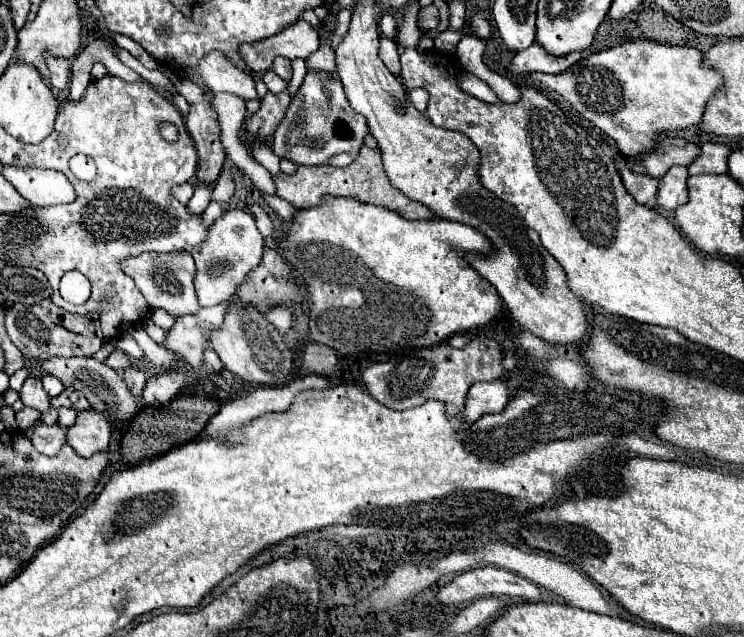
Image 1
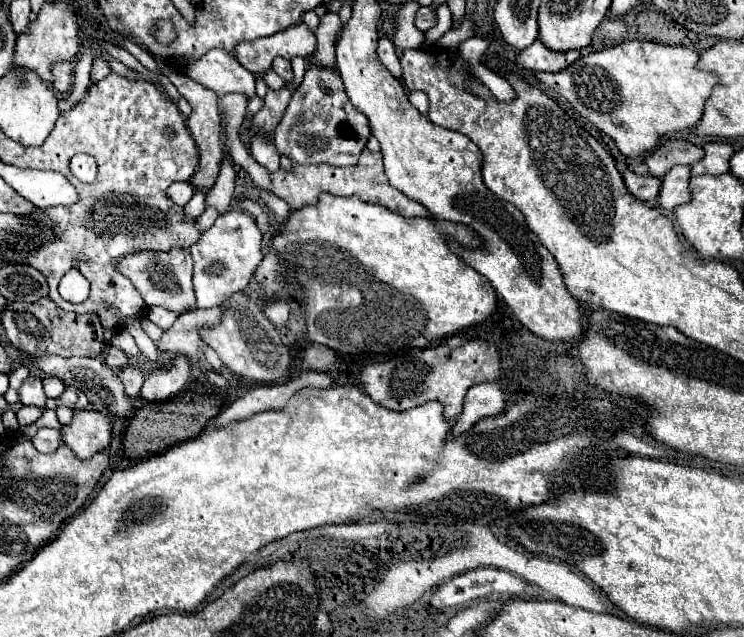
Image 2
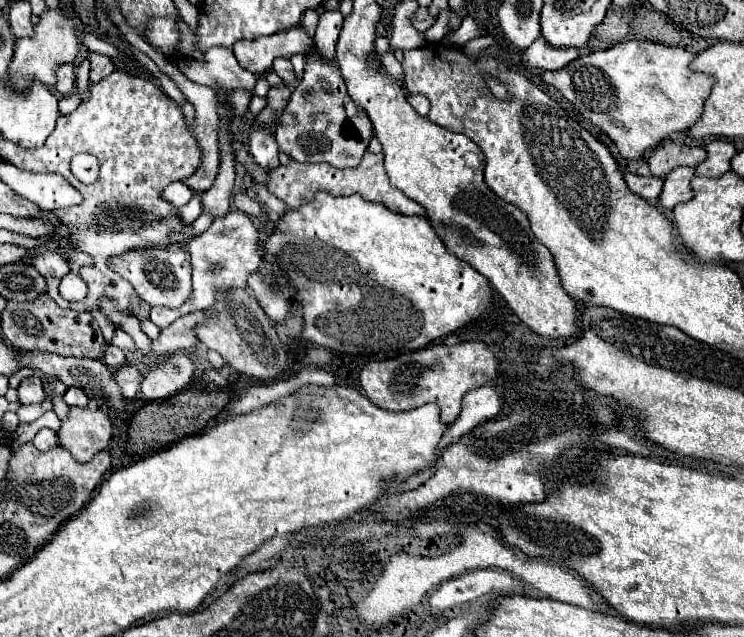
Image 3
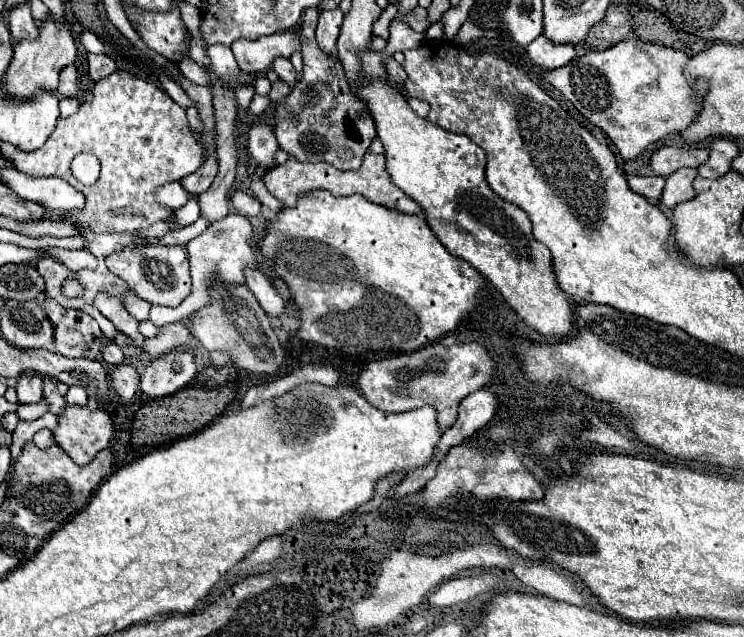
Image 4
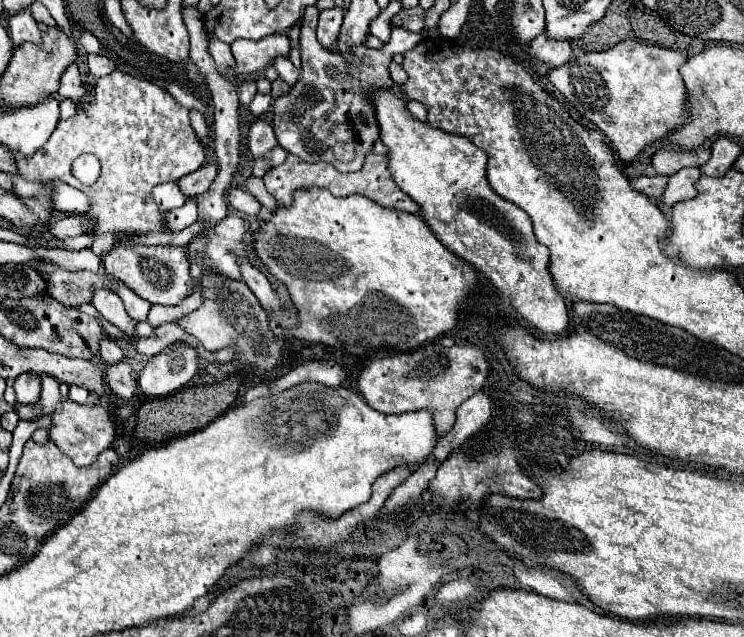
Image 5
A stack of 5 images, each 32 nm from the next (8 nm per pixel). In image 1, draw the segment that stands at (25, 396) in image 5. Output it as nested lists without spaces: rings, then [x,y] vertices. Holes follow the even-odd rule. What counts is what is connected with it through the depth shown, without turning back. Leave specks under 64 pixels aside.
[[[34,376],[26,378],[26,382],[24,382],[22,390],[20,390],[20,400],[24,402],[24,406],[36,408],[40,412],[46,412],[50,408],[50,398],[42,388],[40,378],[34,378]]]

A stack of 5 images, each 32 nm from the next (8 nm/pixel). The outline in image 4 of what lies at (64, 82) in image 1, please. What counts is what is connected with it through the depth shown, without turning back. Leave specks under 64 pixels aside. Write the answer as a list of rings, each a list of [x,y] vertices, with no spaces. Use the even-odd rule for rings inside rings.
[[[68,66],[60,72],[60,86],[58,86],[58,94],[60,96],[78,96],[82,92],[80,86],[80,76],[78,76],[78,68],[76,66]]]

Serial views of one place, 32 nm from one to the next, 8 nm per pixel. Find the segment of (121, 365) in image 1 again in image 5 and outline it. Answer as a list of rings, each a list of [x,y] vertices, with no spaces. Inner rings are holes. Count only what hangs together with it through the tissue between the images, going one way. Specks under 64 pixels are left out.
[[[104,338],[104,340],[100,340],[100,356],[102,356],[102,360],[104,360],[106,364],[116,364],[116,362],[122,360],[124,354],[122,354],[120,346],[118,346],[114,340]]]

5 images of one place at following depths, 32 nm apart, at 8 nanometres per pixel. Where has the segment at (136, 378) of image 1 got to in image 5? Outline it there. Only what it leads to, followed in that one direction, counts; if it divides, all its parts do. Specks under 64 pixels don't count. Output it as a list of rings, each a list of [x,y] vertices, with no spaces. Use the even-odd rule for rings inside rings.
[[[120,362],[120,364],[106,364],[104,366],[104,380],[106,384],[110,386],[110,390],[124,398],[124,400],[130,400],[138,388],[138,382],[132,374],[132,368],[126,364],[126,362]]]

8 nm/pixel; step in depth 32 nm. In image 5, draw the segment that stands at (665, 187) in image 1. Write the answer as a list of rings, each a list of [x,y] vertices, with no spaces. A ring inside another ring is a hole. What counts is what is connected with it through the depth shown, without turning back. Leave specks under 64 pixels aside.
[[[682,168],[674,176],[670,176],[670,182],[668,182],[668,188],[664,192],[662,202],[666,206],[674,206],[676,202],[694,198],[698,194],[696,192],[698,178],[700,178],[700,168]]]

